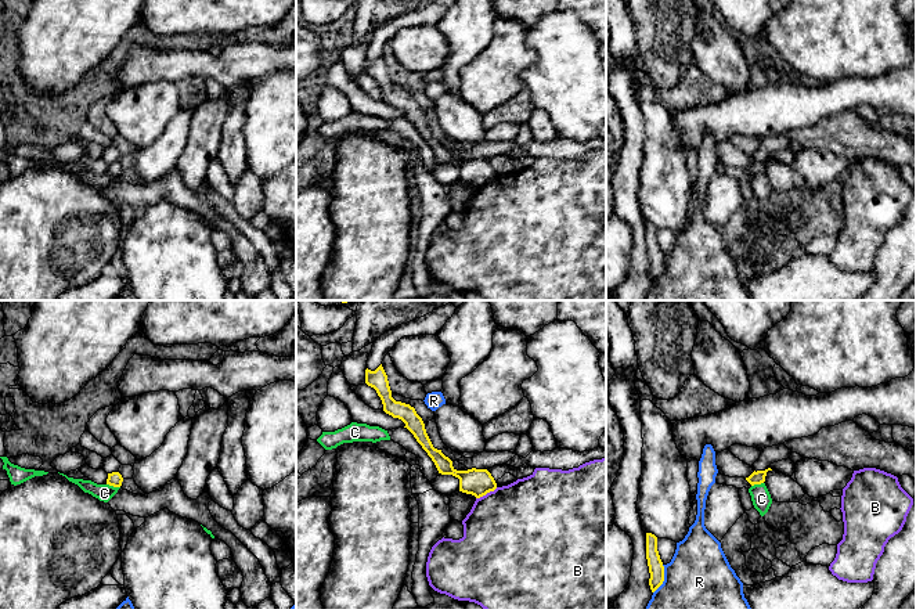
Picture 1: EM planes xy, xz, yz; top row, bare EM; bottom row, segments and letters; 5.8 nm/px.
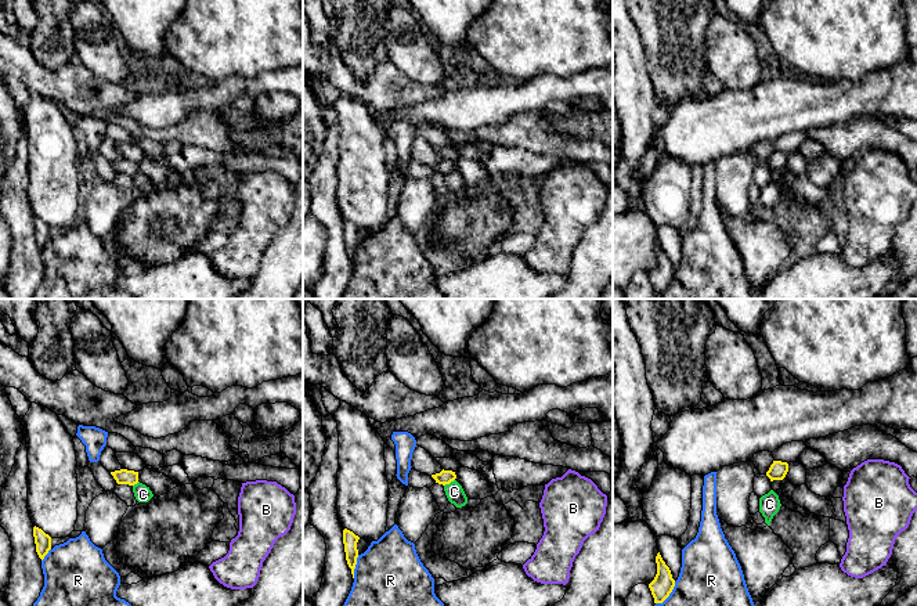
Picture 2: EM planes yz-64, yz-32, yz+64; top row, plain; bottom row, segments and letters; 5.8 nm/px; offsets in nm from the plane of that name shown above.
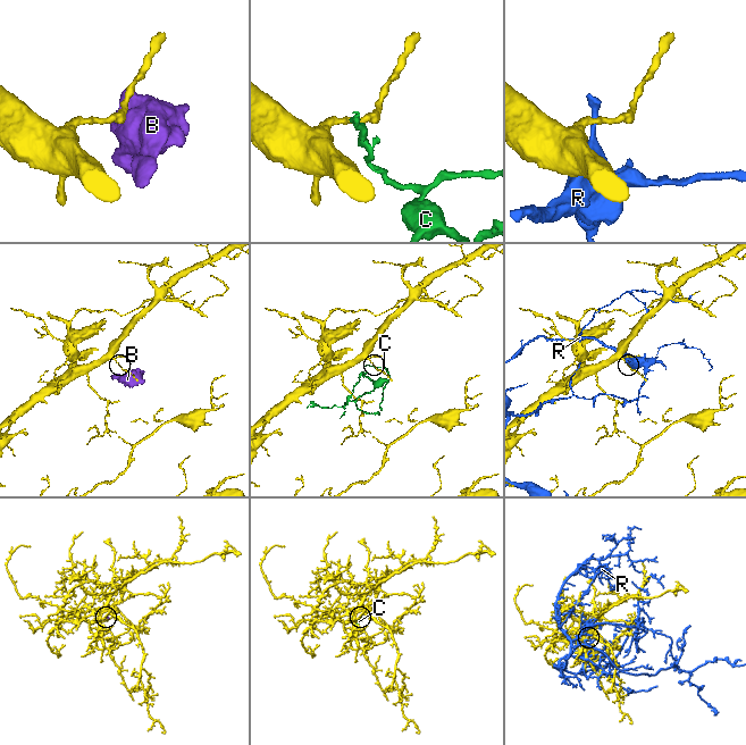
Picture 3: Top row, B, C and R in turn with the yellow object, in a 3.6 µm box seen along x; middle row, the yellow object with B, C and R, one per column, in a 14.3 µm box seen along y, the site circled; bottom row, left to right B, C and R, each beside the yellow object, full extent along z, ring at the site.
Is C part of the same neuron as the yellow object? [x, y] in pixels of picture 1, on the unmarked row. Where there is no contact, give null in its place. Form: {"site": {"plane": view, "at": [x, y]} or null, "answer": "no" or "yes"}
{"site": {"plane": "xy", "at": [114, 176]}, "answer": "no"}

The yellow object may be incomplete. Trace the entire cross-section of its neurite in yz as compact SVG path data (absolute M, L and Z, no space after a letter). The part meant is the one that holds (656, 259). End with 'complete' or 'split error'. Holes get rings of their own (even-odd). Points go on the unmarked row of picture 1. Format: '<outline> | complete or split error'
M646 223L646 249L649 256L649 275L654 282L664 271L664 256L657 241L657 227Z | complete

